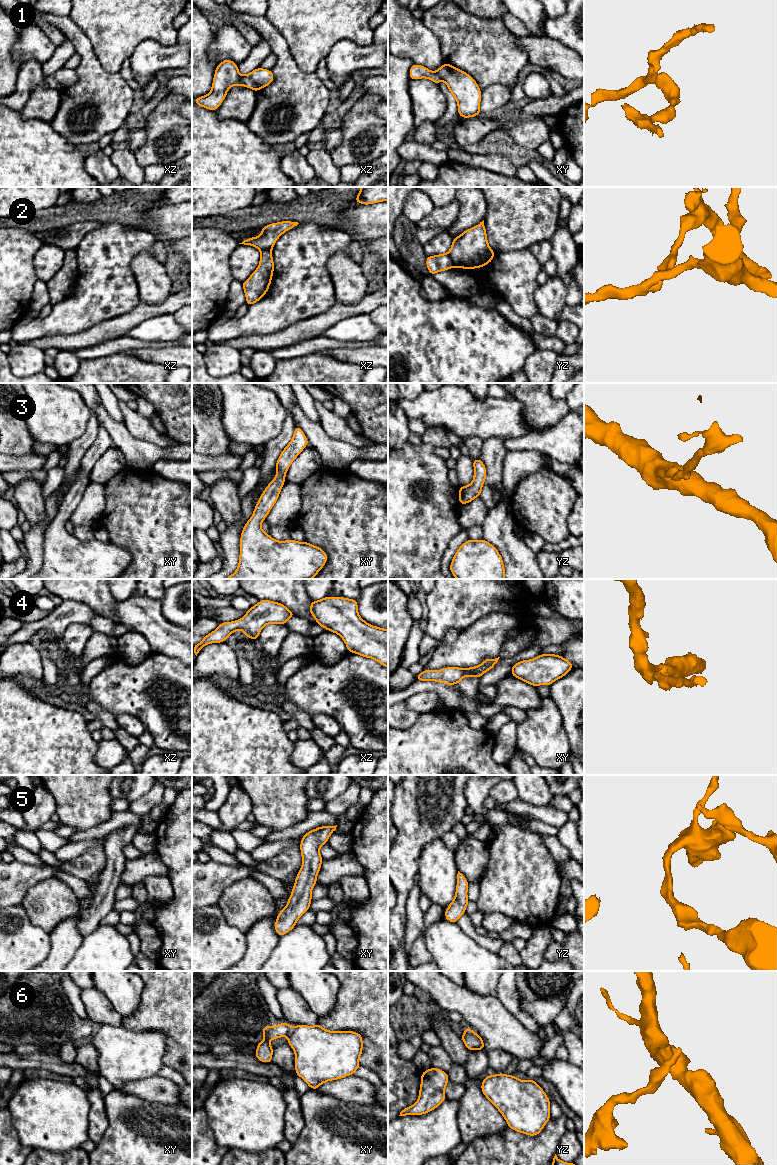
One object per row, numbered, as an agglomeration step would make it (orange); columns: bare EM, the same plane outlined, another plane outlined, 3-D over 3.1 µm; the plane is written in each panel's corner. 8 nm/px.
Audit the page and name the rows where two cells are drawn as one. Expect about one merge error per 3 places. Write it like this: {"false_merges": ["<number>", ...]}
{"false_merges": ["1", "2", "6"]}

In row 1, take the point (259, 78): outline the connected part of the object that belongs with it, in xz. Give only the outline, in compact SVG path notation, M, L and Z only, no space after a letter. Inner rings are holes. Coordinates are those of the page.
M258 67L249 74L240 75L241 81L247 88L255 92L270 85L274 81L274 75L271 70Z

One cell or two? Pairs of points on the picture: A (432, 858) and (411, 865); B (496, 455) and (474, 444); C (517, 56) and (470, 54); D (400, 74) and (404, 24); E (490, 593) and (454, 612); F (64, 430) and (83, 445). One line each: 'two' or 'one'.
A: two
B: two
C: one
D: two
E: one
F: two

